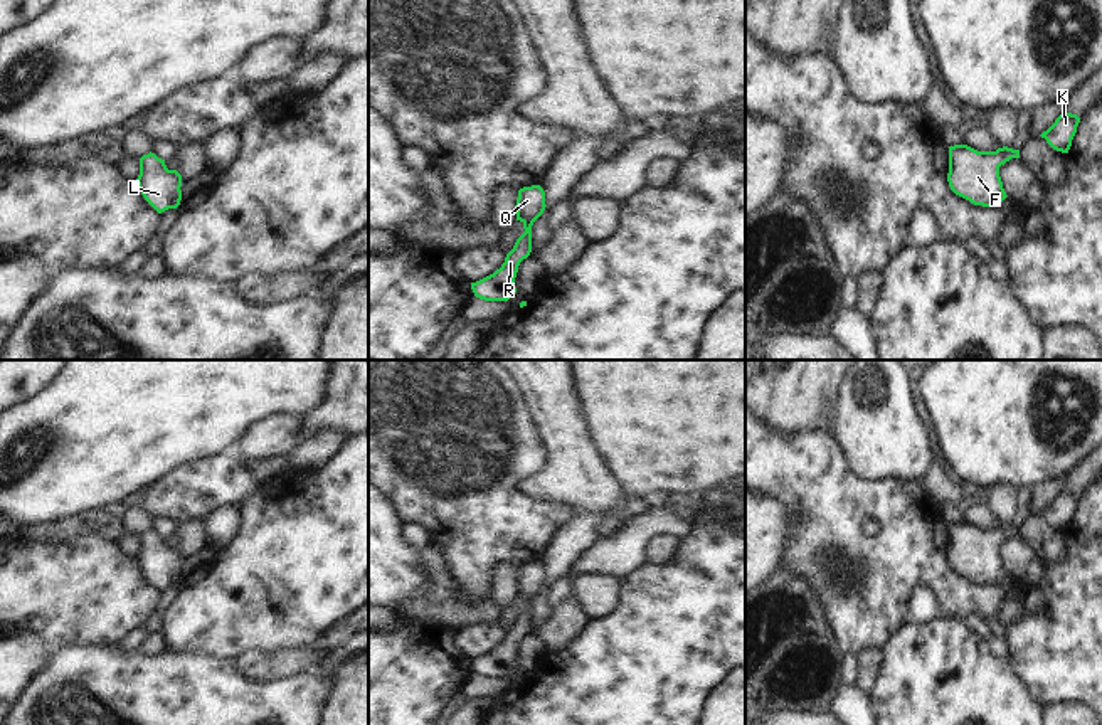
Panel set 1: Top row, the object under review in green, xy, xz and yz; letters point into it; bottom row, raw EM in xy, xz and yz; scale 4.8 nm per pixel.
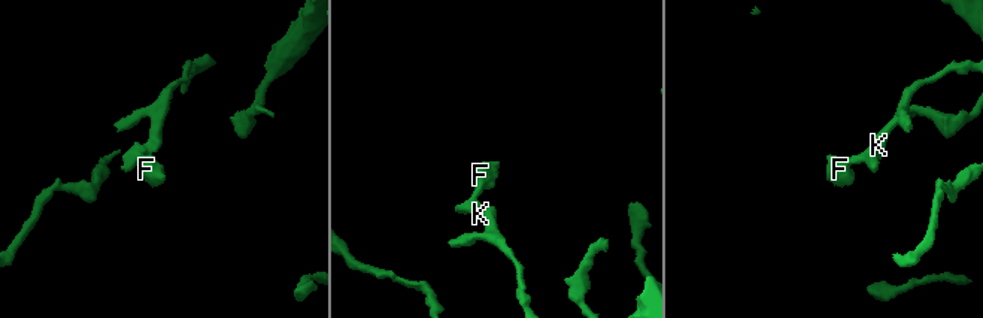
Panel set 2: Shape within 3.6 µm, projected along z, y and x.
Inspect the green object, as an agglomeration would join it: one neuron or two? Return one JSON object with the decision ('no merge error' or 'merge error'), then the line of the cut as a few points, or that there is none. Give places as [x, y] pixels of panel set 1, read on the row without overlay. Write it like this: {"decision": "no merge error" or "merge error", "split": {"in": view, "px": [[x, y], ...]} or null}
{"decision": "no merge error", "split": null}

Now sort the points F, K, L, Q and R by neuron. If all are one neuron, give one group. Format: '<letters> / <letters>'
F K L Q R

